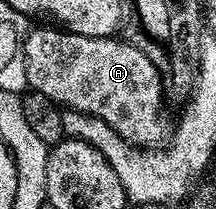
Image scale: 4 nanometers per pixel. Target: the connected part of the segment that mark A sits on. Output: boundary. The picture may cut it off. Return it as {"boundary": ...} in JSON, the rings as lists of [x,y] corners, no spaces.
{"boundary":[[[61,27],[46,28],[50,29],[33,30],[33,28],[31,28],[21,42],[20,65],[22,63],[22,69],[26,72],[26,77],[24,76],[25,84],[30,84],[29,88],[33,90],[33,92],[39,93],[40,95],[48,95],[48,99],[52,99],[63,110],[74,110],[99,117],[104,123],[108,123],[108,127],[112,127],[112,131],[116,131],[116,135],[120,135],[120,139],[124,139],[129,145],[136,145],[140,149],[157,149],[163,143],[171,140],[172,128],[170,129],[170,117],[166,114],[165,107],[162,106],[162,85],[164,89],[164,77],[154,61],[148,59],[148,55],[144,55],[144,51],[137,49],[131,41],[119,39],[117,36],[89,37],[88,35],[69,32]]]}

